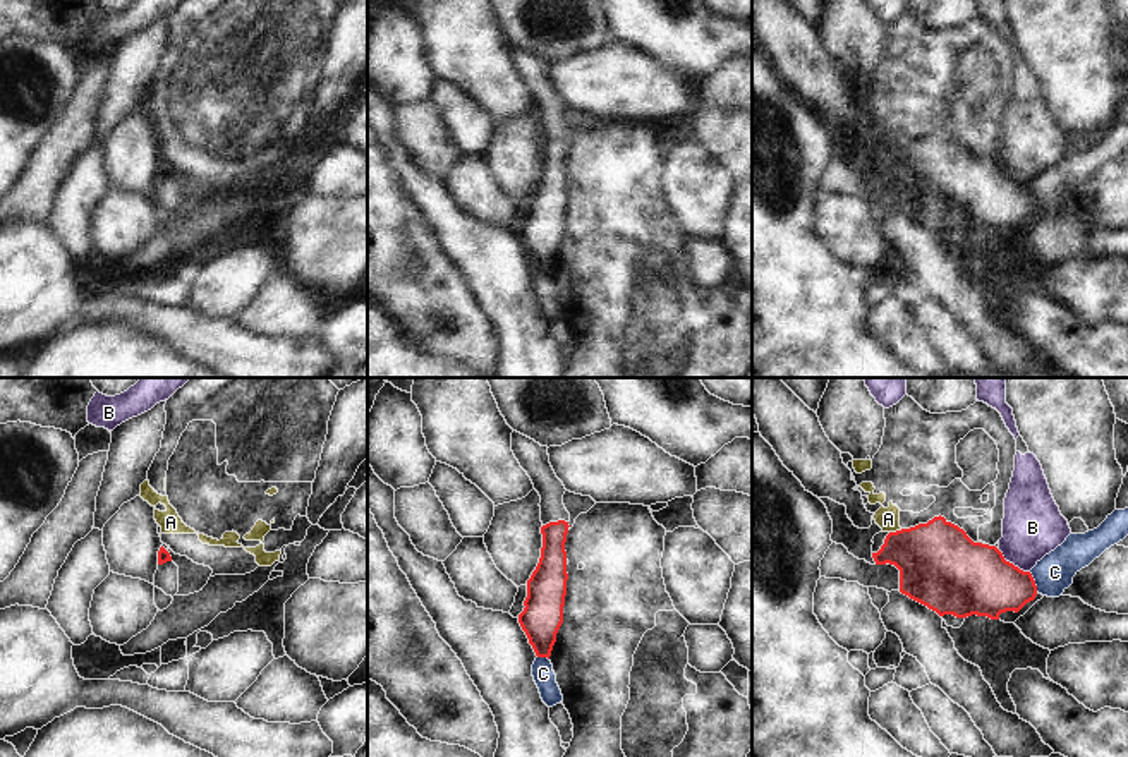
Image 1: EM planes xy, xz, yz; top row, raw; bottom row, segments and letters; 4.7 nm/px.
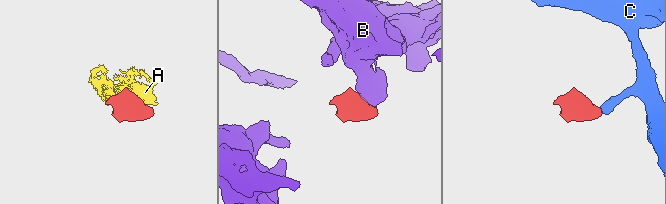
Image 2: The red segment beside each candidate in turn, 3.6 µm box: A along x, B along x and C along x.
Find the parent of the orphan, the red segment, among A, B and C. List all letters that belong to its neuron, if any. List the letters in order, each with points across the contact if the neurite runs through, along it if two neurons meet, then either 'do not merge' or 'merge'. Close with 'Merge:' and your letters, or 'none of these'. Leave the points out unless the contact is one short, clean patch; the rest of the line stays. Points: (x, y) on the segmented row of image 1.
A: border yz (902, 529), (890, 532); do not merge
B: border yz (996, 548), (1006, 560), (1029, 572); do not merge
C: border yz (1029, 572), (1037, 591); do not merge
Merge: none of these

